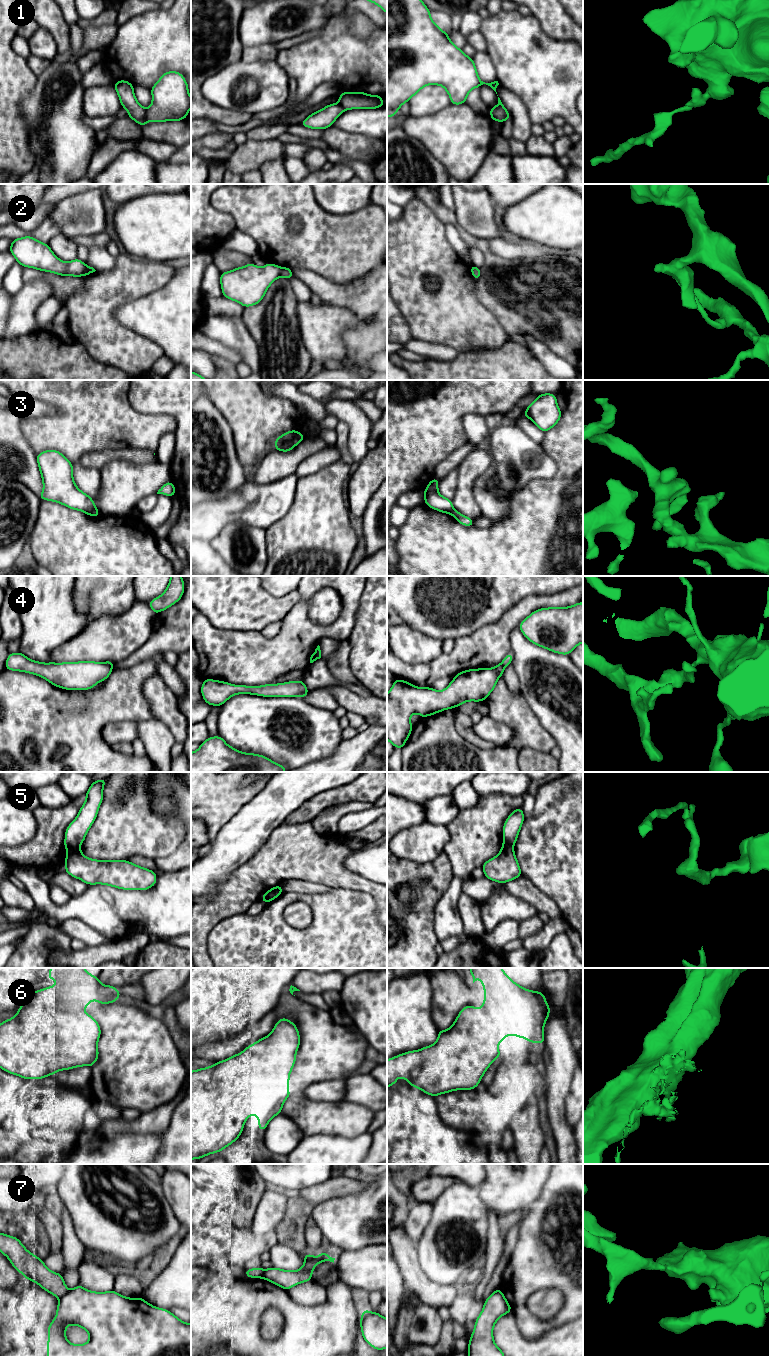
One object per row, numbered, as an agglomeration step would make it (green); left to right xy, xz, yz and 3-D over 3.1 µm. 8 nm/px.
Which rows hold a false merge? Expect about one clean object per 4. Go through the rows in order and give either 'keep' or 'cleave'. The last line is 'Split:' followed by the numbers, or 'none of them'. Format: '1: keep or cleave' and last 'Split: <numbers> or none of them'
1: cleave
2: cleave
3: cleave
4: cleave
5: cleave
6: keep
7: cleave
Split: 1, 2, 3, 4, 5, 7

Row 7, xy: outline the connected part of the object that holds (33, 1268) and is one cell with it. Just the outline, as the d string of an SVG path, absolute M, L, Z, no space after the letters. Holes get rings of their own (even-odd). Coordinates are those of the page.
M0 1233L0 1252L27 1280L37 1283L48 1293L61 1298L68 1292L62 1274L49 1270L18 1238Z

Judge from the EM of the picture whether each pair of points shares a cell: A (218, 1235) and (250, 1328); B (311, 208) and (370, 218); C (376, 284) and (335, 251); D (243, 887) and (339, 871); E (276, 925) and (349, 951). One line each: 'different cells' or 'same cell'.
A: different cells
B: same cell
C: different cells
D: same cell
E: same cell

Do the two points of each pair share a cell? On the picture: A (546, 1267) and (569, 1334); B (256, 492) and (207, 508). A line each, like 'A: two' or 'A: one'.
A: two
B: one

